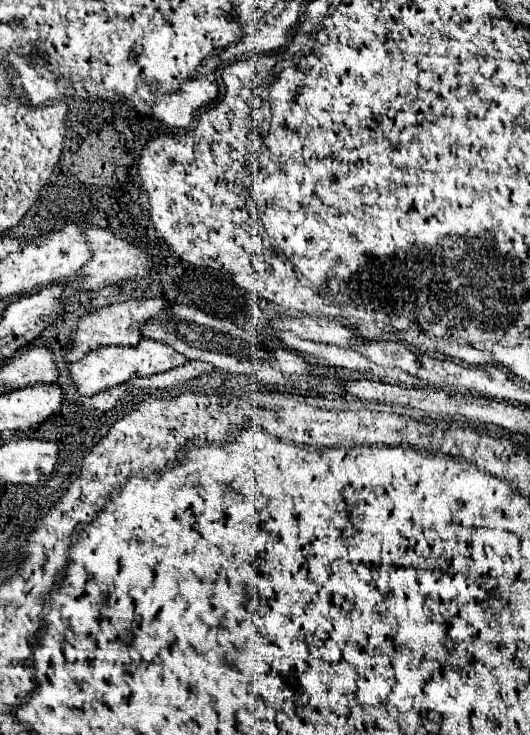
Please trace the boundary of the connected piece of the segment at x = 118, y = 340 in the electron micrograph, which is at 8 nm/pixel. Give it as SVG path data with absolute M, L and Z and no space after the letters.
M132 299L132 301L126 301L126 303L116 303L116 305L108 305L108 307L102 307L94 313L88 313L86 317L82 317L78 321L78 329L76 333L72 335L72 349L70 353L66 355L66 361L68 363L74 363L74 361L80 361L84 357L84 353L92 351L92 349L98 349L98 347L104 347L104 345L126 345L126 347L136 347L138 341L142 339L142 325L148 321L148 319L154 319L154 317L160 317L164 315L164 311L168 309L168 301L164 299Z

